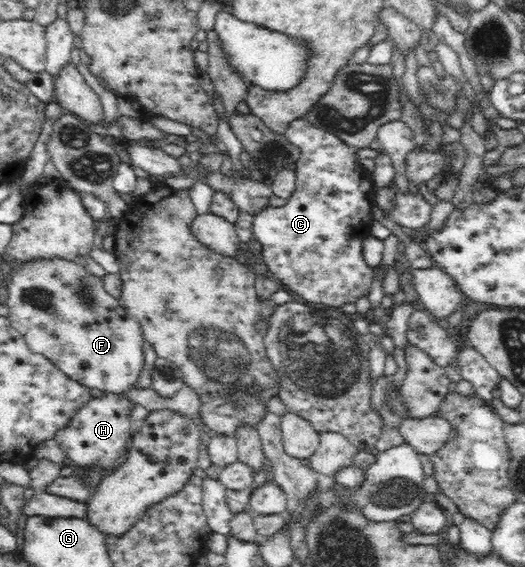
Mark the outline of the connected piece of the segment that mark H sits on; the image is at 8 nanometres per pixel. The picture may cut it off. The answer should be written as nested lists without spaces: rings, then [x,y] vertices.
[[[104,392],[100,396],[91,397],[77,410],[72,421],[57,431],[54,439],[76,466],[112,471],[116,468],[115,463],[126,449],[130,441],[130,433],[136,426],[135,420],[130,416],[132,408],[133,403],[125,392]]]

